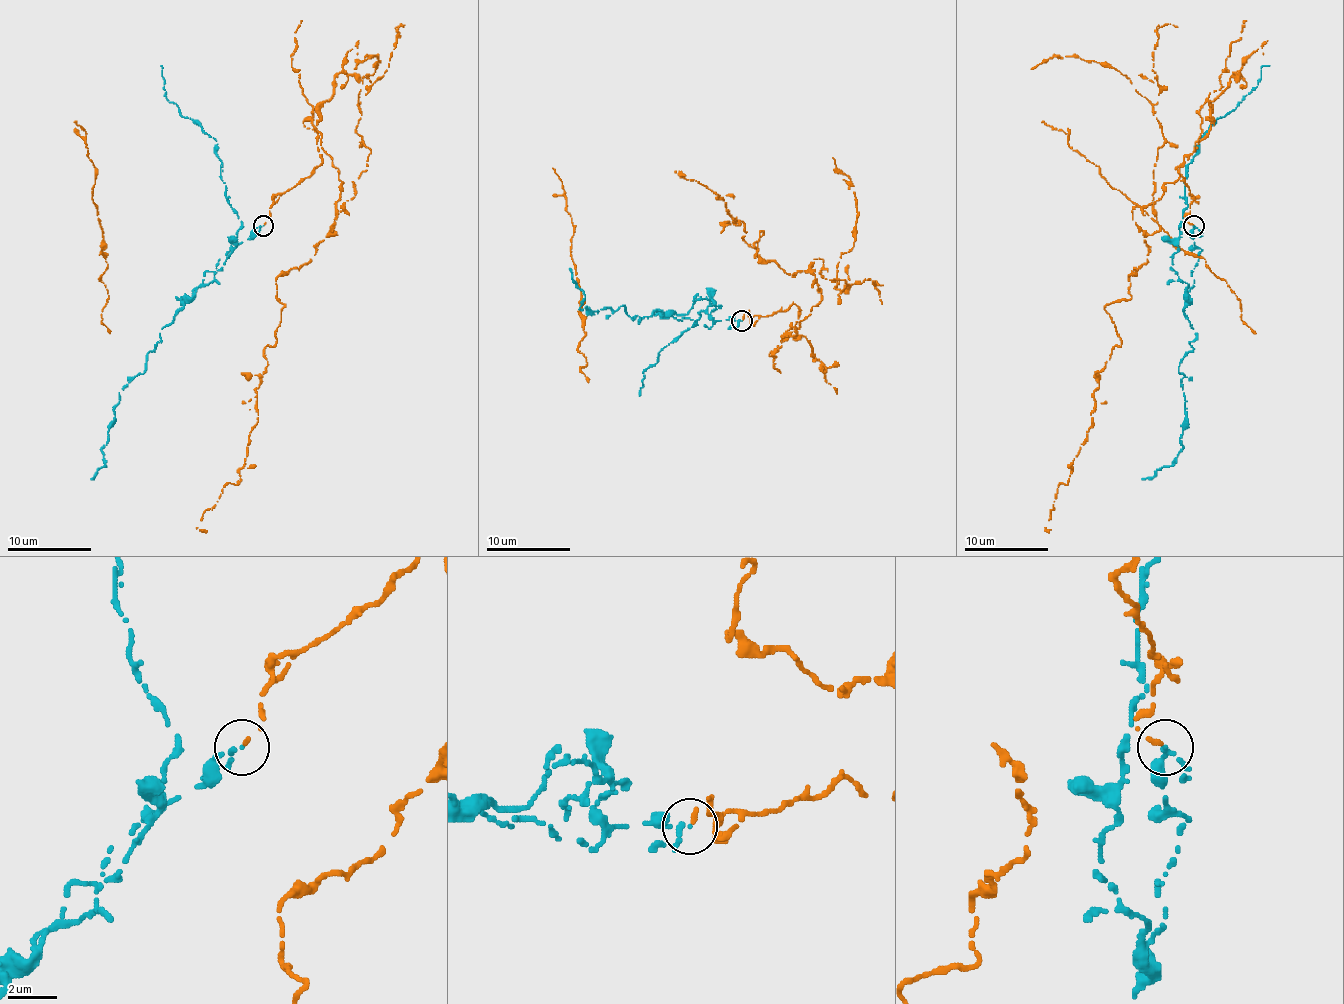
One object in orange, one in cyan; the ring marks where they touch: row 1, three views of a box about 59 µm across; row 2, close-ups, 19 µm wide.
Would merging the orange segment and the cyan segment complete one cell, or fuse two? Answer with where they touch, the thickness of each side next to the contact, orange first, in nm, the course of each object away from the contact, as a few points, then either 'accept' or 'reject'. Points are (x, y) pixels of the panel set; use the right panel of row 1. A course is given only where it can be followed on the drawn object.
(1194, 225) | 180/150 nm | orange via (1193, 224), (1187, 155), (1154, 205), (1131, 297), (1106, 307), (1120, 345), (1095, 374), (1049, 531) | cyan via (1193, 226), (1202, 251), (1191, 286), (1172, 268), (1189, 163), (1200, 138), (1269, 65) | accept

